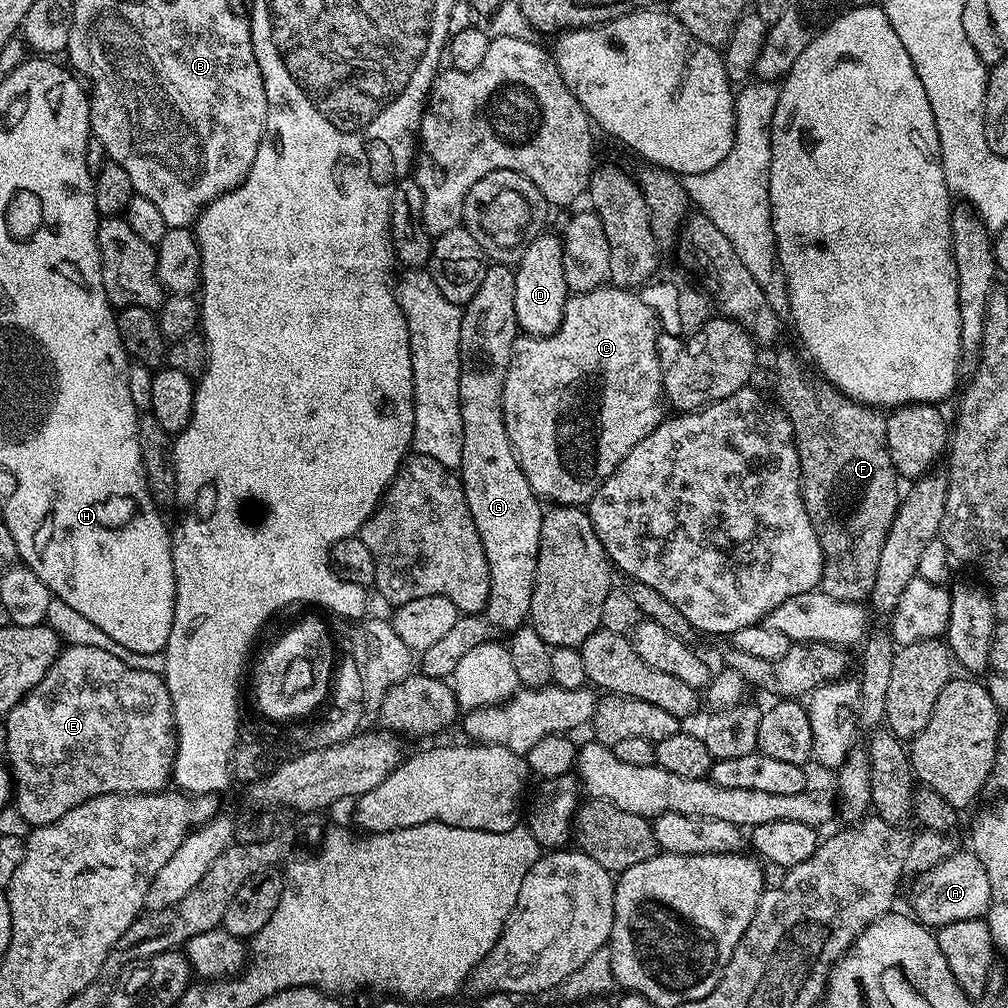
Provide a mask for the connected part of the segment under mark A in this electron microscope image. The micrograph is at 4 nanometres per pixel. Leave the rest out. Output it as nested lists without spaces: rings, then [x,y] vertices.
[[[970,850],[953,851],[952,855],[944,857],[942,862],[938,862],[932,868],[919,873],[915,877],[916,885],[912,888],[912,908],[915,919],[921,924],[927,924],[933,930],[939,930],[944,924],[958,922],[959,920],[979,920],[987,917],[990,906],[990,878],[986,878],[986,870],[982,867],[982,862]]]

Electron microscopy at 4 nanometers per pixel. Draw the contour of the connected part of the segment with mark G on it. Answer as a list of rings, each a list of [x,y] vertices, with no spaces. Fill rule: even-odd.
[[[489,263],[486,274],[482,278],[482,286],[478,286],[478,294],[474,294],[474,298],[470,298],[470,302],[462,308],[464,317],[460,335],[460,381],[458,382],[462,410],[462,462],[458,475],[460,481],[464,483],[466,502],[470,506],[470,514],[478,530],[478,538],[482,538],[482,550],[486,550],[486,562],[490,566],[490,598],[484,611],[477,612],[475,616],[464,616],[440,641],[434,642],[434,646],[425,650],[422,654],[422,660],[424,660],[422,672],[425,676],[451,677],[454,666],[458,666],[458,658],[462,658],[466,650],[479,644],[499,641],[515,632],[528,620],[540,545],[538,534],[542,530],[544,512],[542,507],[540,508],[541,501],[535,490],[530,486],[530,482],[526,482],[526,474],[520,468],[520,460],[506,434],[504,421],[502,394],[506,382],[506,370],[510,366],[512,357],[512,347],[518,335],[514,314],[515,281],[515,271],[509,265]]]

